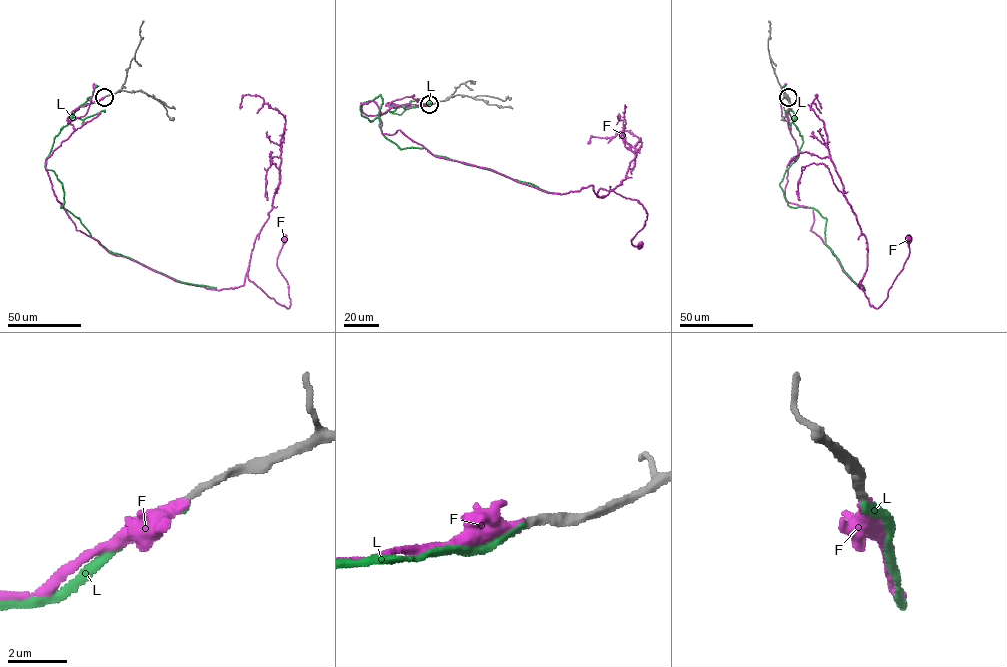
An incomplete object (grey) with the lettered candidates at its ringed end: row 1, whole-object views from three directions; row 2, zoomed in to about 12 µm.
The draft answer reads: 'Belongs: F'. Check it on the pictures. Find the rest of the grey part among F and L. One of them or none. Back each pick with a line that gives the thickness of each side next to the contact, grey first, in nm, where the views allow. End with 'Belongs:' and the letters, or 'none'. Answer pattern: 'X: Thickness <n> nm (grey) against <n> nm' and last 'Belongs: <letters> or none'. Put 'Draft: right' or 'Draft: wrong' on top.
Draft: right
F: Thickness 260 nm (grey) against 280 nm
Belongs: F

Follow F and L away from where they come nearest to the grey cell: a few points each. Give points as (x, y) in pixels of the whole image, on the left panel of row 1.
F: (104, 97), (72, 112), (46, 159), (76, 230), (185, 283), (234, 288), (247, 273), (288, 308), (285, 238)
L: (104, 97), (82, 104), (46, 159), (62, 183), (61, 207), (109, 251), (181, 282), (216, 288)

